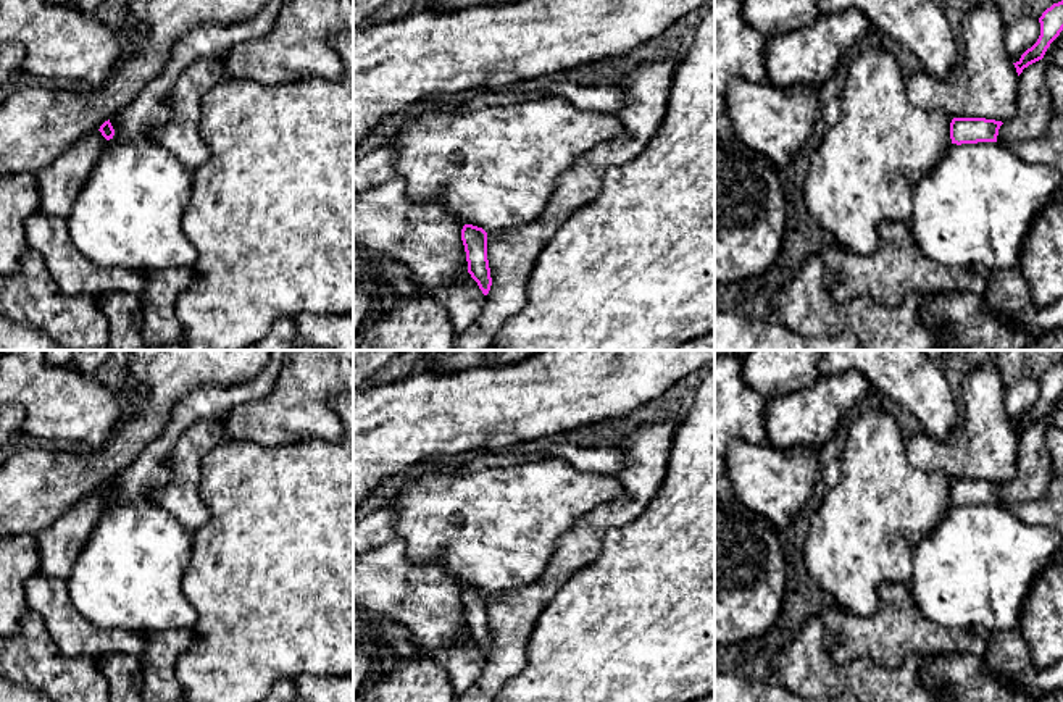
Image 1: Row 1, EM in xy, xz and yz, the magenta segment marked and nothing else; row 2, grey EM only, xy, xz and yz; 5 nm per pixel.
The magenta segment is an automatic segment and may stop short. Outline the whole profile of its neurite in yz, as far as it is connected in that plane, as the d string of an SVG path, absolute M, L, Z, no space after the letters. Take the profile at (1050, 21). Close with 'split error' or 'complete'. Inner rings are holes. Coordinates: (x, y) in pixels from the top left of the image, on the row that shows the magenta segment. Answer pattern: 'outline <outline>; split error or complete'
outline M1063 0L1047 8L1039 18L1039 23L1040 36L1037 42L1031 48L1028 48L1016 63L1013 63L1018 76L1024 68L1042 60L1050 44L1063 31Z; complete

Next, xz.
outline M465 224L461 240L466 252L468 273L477 282L482 294L487 295L492 286L487 260L487 232L482 228Z; complete

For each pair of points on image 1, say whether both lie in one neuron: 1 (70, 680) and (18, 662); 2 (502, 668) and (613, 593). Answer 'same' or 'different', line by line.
1: same
2: different

